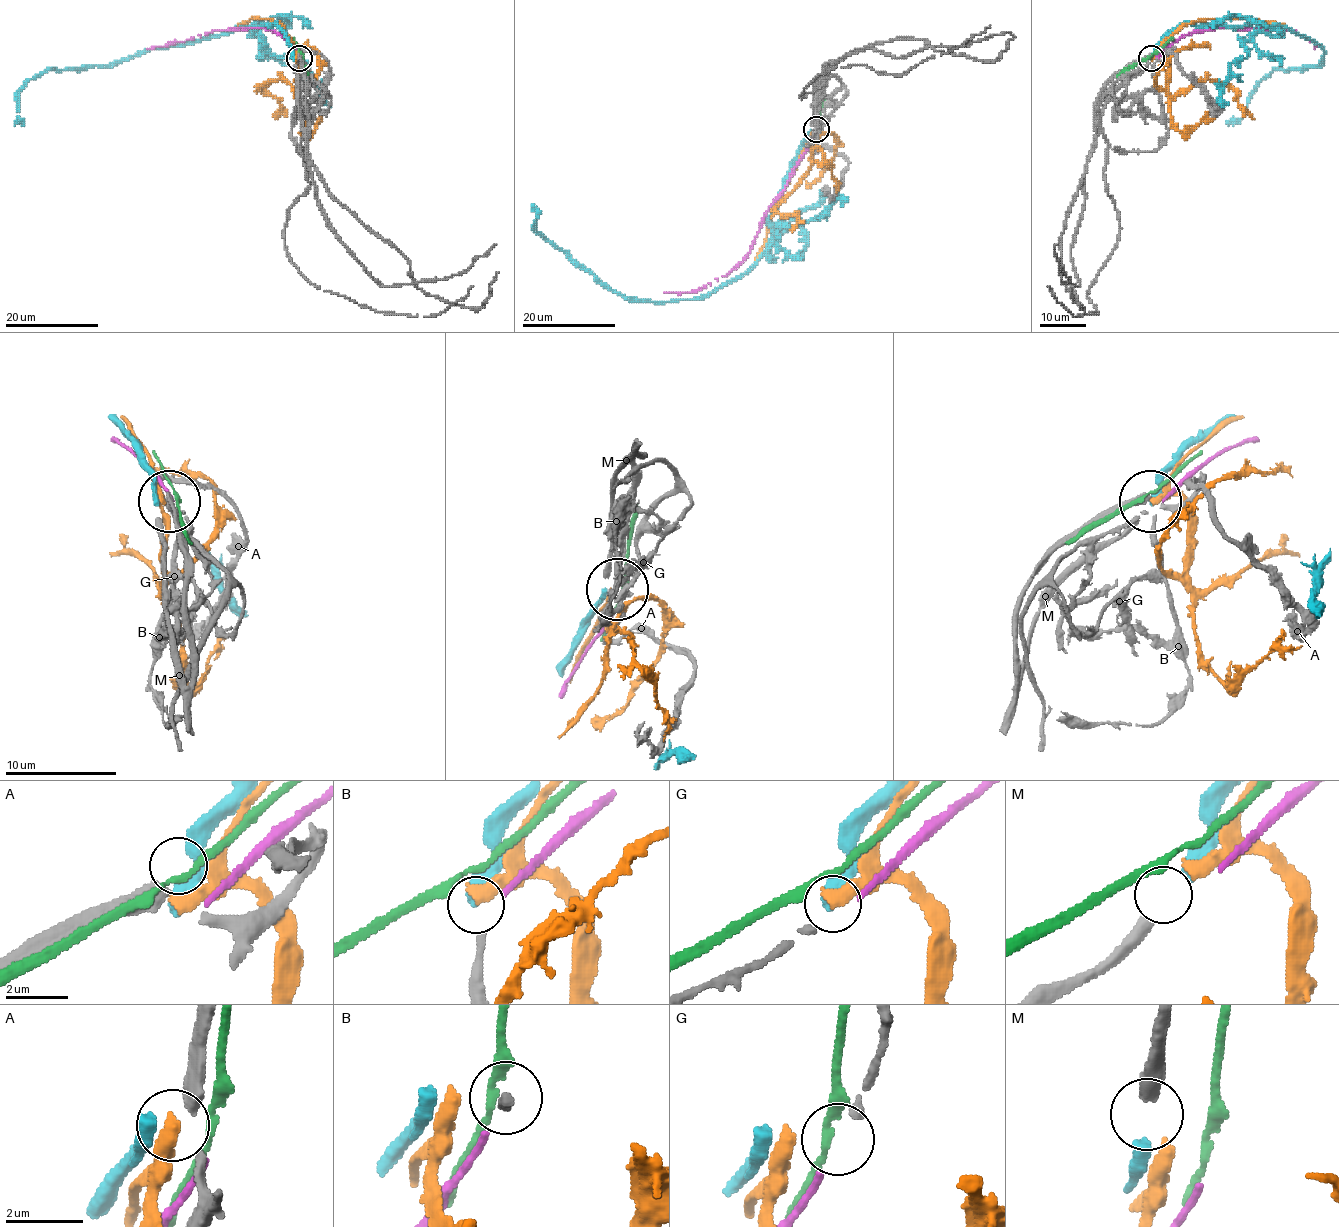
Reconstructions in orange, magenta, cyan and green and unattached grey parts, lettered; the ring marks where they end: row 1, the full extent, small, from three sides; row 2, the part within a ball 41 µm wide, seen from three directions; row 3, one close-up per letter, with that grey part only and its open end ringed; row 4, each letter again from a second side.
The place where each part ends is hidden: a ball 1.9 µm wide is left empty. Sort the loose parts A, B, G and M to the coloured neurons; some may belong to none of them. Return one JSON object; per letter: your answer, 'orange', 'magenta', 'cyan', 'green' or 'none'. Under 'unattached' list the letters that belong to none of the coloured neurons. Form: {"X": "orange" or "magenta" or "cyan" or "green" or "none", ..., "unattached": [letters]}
{"A": "none", "B": "green", "G": "magenta", "M": "cyan", "unattached": ["A"]}

